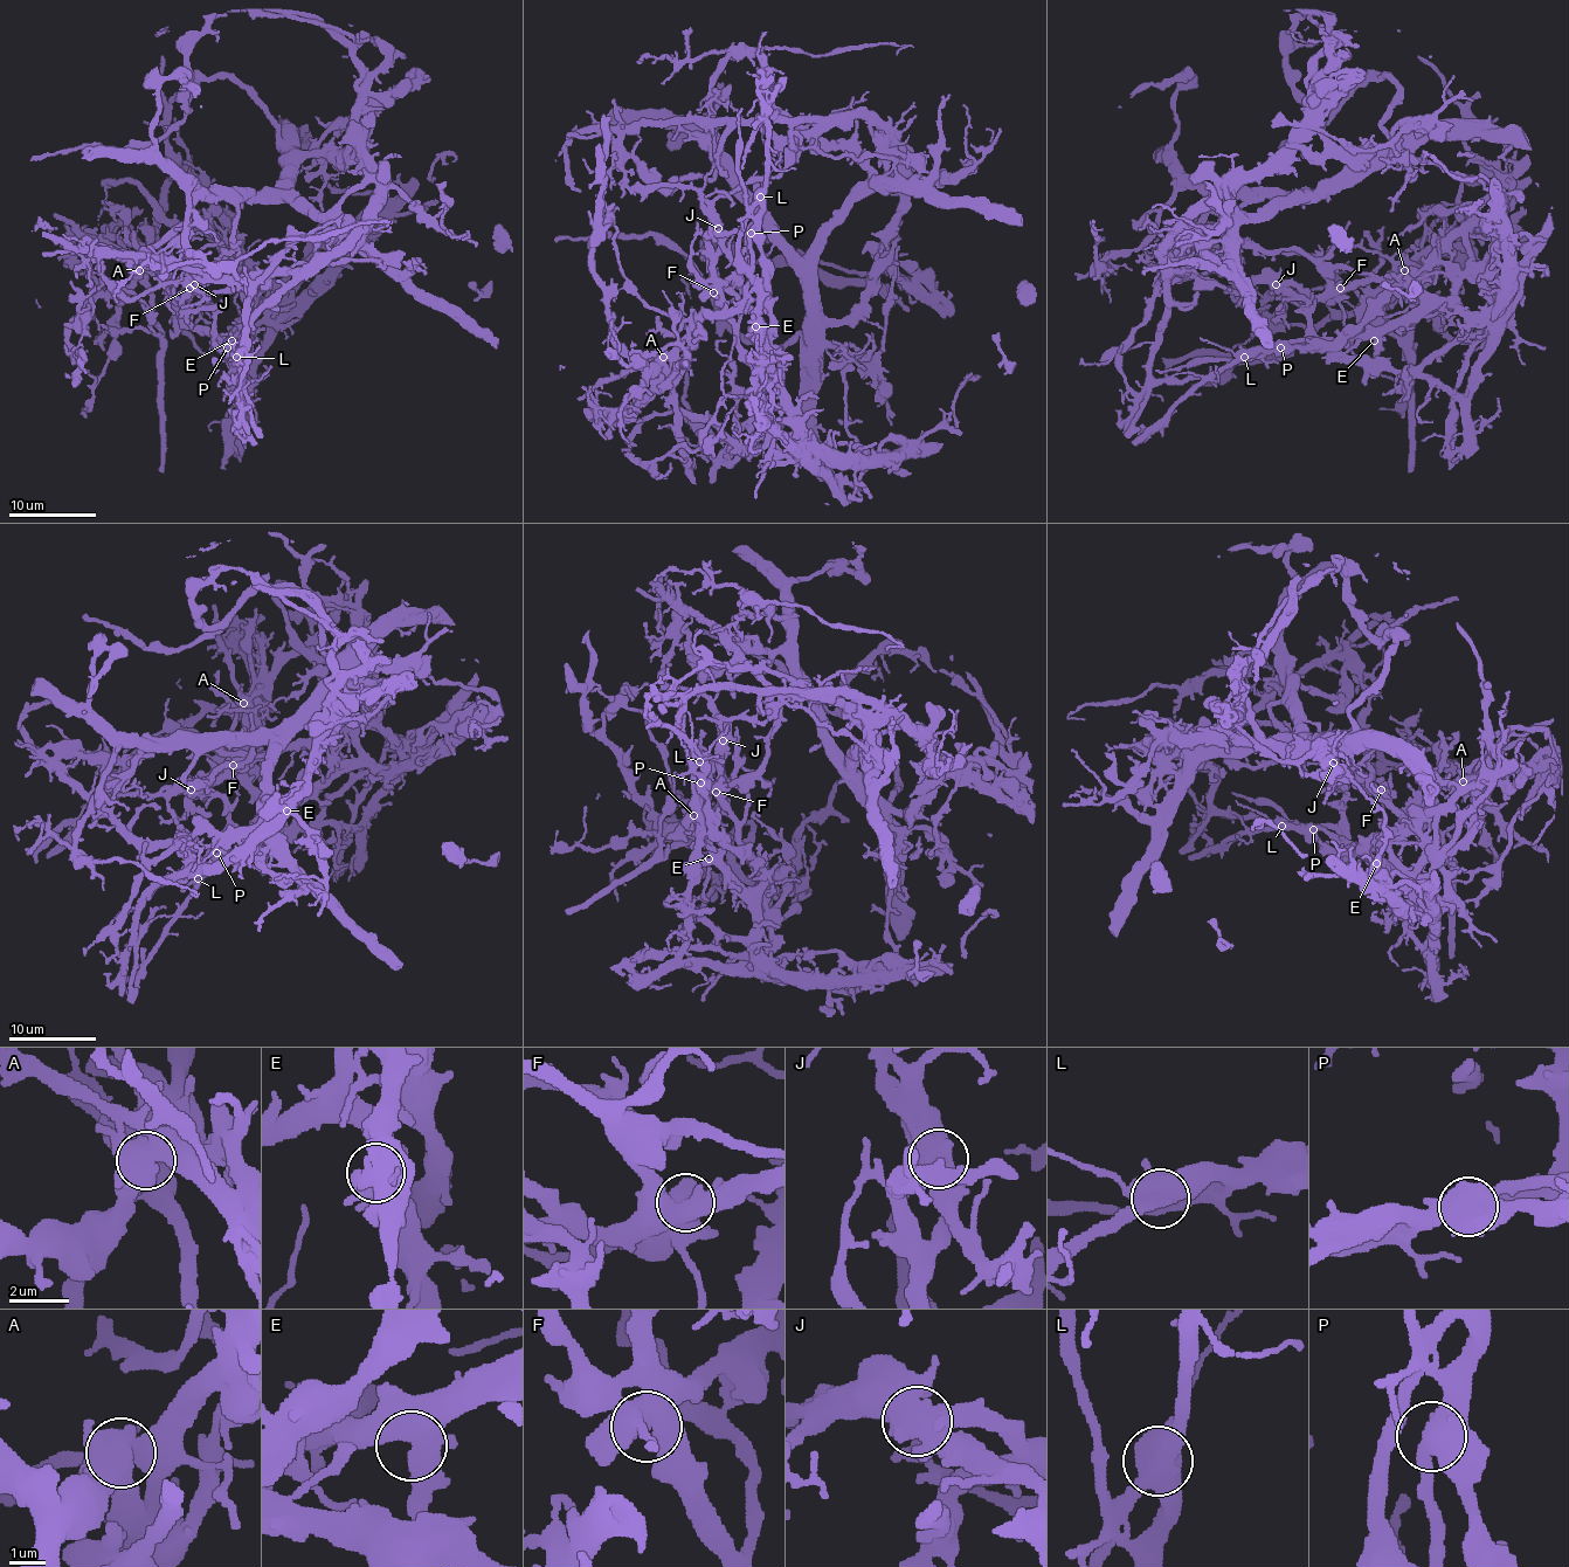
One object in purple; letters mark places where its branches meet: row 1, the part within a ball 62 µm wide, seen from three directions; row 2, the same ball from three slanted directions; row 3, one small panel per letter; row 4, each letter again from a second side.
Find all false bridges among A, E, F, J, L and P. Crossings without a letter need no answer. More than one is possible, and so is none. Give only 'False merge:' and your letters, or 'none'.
False merge: A, J, L, P

